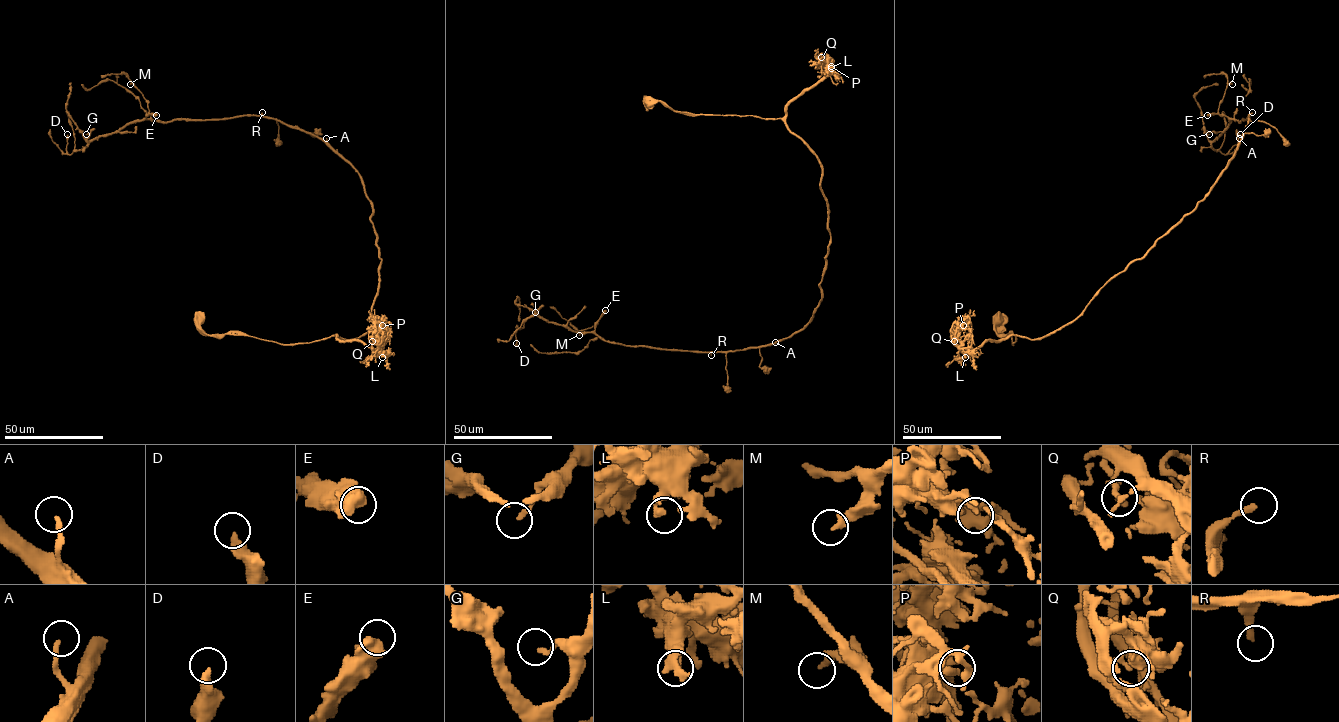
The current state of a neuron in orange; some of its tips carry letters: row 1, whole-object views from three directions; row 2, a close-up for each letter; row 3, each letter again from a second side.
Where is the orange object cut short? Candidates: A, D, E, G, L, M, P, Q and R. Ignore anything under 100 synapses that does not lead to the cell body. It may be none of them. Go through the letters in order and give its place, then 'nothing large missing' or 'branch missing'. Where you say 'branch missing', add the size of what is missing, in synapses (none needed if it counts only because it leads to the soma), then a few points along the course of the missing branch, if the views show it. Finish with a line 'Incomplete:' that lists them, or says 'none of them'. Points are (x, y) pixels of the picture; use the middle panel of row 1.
A: at (775, 342); nothing large missing
D: at (516, 343); nothing large missing
E: at (605, 310); nothing large missing
G: at (535, 312); nothing large missing
L: at (831, 68); nothing large missing
M: at (579, 335); nothing large missing
P: at (831, 66); nothing large missing
Q: at (821, 57); nothing large missing
R: at (711, 355); branch missing; about 100 synapses; missing branch runs (711, 355), (699, 377), (702, 402)
Incomplete: R

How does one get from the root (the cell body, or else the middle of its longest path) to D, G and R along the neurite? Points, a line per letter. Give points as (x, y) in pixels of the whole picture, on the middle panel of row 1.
D: (646, 100), (781, 119), (816, 156), (830, 244), (813, 316), (734, 350), (624, 345), (537, 314), (516, 343)
G: (646, 100), (781, 119), (816, 156), (830, 244), (813, 316), (765, 346), (693, 352), (608, 342), (535, 312)
R: (646, 100), (695, 114), (781, 119), (821, 168), (830, 244), (813, 316), (786, 338), (711, 355)

